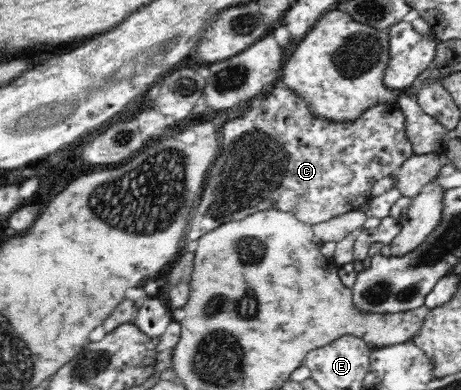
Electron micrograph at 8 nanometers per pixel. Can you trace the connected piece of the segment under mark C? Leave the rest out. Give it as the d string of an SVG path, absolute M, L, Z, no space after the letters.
M274 87L274 91L272 91L258 107L250 109L248 113L244 113L242 117L238 117L238 119L234 119L234 121L228 121L228 123L224 123L224 125L219 125L219 137L222 137L222 141L220 141L216 161L214 161L210 173L208 173L206 187L204 187L204 193L202 193L202 197L200 197L200 205L196 207L196 211L192 213L192 217L190 217L190 221L188 221L188 239L190 239L190 241L200 239L200 235L204 235L204 233L216 229L218 225L222 225L222 223L240 221L242 218L248 217L252 213L264 210L290 212L300 221L310 225L328 221L332 217L348 213L349 211L358 210L361 205L364 205L364 203L372 198L372 187L374 187L374 183L376 183L378 179L395 174L397 169L400 169L402 163L414 155L410 140L408 140L408 136L406 135L405 115L399 110L396 102L378 104L373 108L367 109L356 121L350 122L349 124L346 124L346 122L338 124L310 115L306 102L300 97L297 97L296 93L286 87Z

